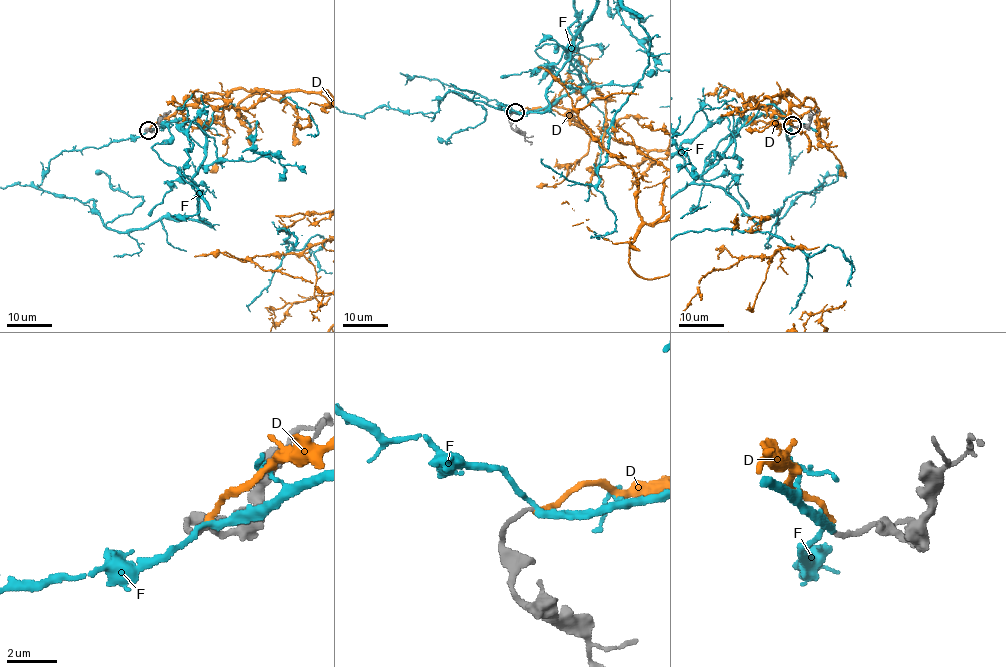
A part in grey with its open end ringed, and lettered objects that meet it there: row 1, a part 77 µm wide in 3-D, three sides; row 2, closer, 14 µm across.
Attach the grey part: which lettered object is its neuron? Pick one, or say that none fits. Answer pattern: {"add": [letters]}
{"add": ["D"]}

